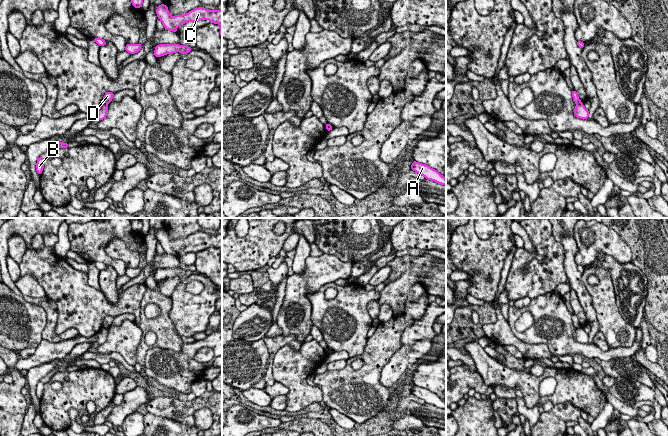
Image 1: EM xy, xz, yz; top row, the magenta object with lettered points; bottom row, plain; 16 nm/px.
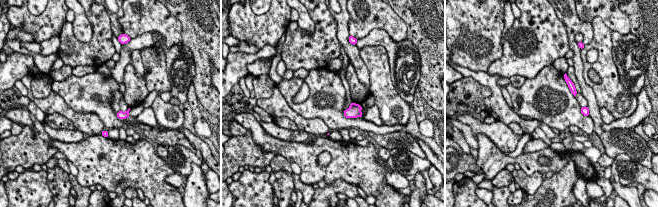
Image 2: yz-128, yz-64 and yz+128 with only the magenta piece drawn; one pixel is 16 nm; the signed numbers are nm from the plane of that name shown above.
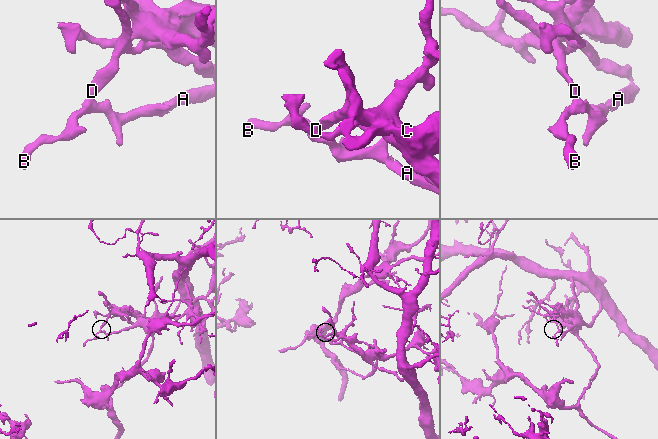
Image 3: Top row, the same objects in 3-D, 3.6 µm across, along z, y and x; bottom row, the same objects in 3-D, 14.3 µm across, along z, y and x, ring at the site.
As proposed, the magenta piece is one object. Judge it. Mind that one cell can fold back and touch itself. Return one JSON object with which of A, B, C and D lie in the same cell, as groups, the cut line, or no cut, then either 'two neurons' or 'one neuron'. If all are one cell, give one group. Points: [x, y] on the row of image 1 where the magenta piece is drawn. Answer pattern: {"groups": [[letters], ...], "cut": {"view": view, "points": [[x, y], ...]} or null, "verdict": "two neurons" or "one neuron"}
{"groups": [["A", "B"], ["C", "D"]], "cut": {"view": "yz", "points": [[581, 102], [576, 104]]}, "verdict": "two neurons"}

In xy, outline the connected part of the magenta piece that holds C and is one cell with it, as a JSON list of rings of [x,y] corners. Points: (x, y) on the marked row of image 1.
[[[164,4],[158,5],[156,9],[157,17],[161,20],[166,30],[177,32],[177,27],[186,22],[198,22],[199,20],[210,20],[211,23],[220,25],[220,34],[222,38],[222,9],[208,10],[204,7],[198,7],[187,14],[171,16],[168,7]]]

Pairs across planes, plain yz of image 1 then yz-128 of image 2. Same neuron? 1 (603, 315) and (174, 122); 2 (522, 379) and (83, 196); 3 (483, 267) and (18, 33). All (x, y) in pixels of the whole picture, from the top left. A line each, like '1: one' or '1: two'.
1: one
2: two
3: two

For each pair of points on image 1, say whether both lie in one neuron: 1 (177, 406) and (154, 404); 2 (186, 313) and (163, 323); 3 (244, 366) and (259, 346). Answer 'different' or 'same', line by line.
1: same
2: different
3: same

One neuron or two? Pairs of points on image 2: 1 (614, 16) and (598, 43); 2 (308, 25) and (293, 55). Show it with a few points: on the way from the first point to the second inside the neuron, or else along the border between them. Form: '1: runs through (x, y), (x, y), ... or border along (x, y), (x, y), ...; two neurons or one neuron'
1: border along (592, 18), (599, 17), (612, 31); two neurons
2: border along (307, 10), (314, 24), (314, 32), (312, 34); two neurons

